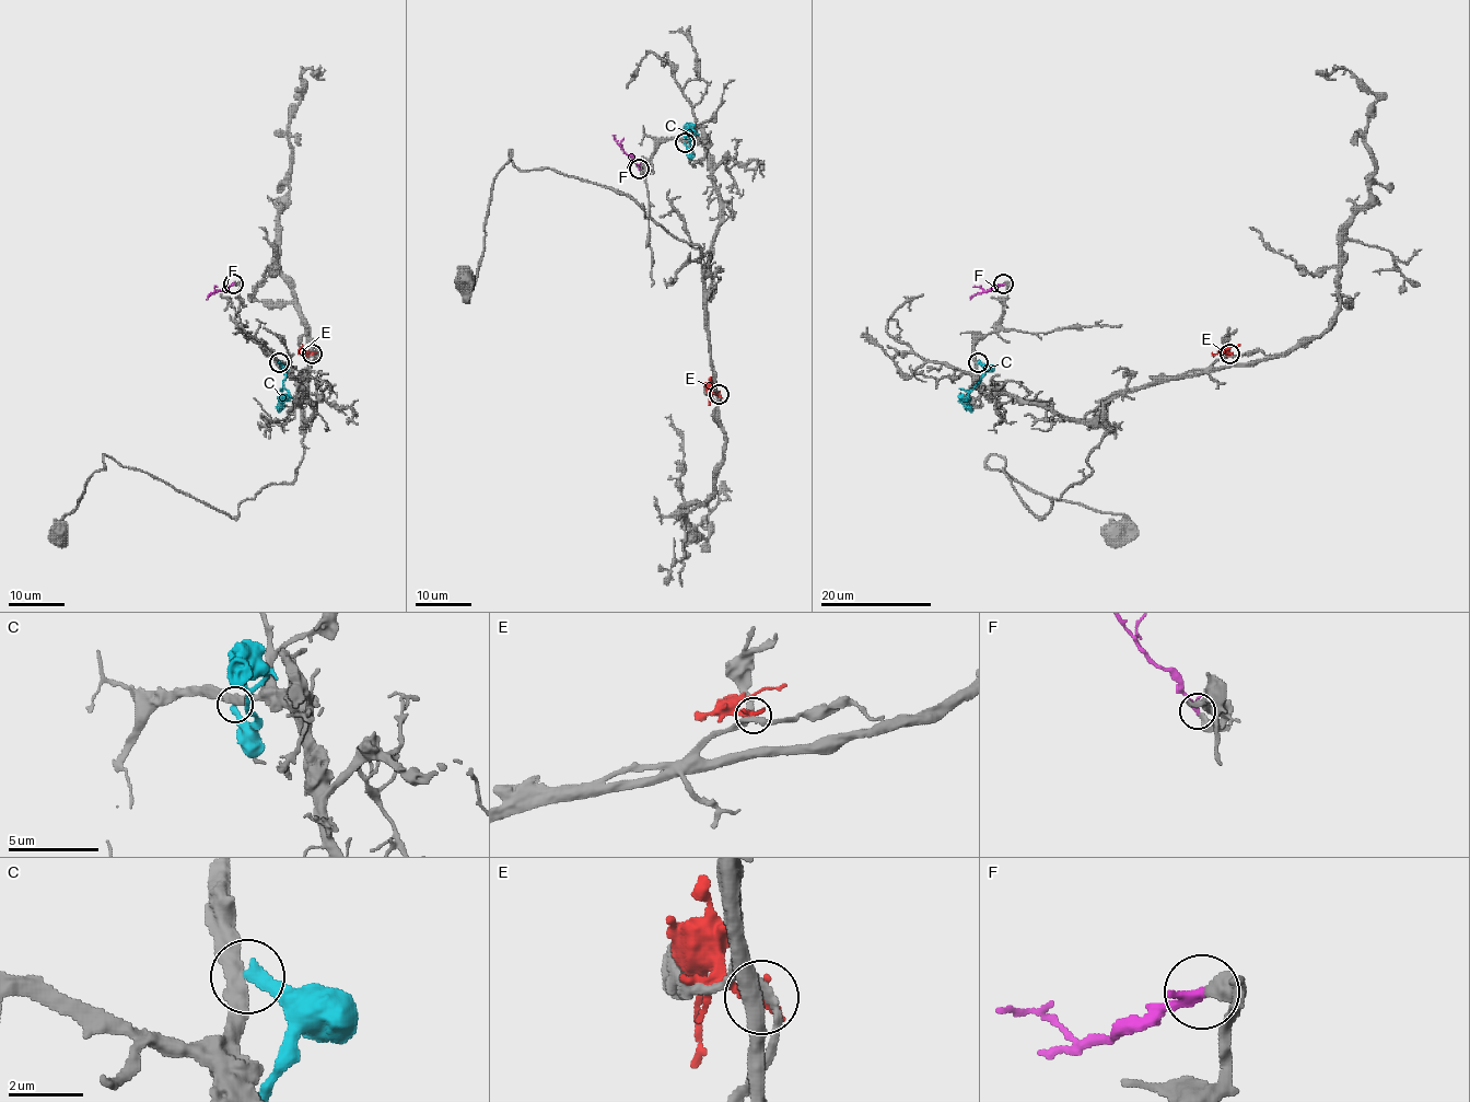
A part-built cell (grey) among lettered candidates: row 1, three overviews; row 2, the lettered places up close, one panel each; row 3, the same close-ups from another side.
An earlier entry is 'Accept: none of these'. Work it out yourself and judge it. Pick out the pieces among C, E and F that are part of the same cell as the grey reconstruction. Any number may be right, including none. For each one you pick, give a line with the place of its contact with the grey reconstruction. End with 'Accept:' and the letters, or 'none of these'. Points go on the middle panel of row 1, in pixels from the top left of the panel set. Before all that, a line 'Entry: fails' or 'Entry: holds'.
Entry: fails
F: (639, 169)
Accept: F

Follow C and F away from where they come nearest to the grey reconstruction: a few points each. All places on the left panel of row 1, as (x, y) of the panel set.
C: (278, 362), (283, 374), (282, 386), (288, 394), (278, 412)
F: (232, 285), (211, 292), (206, 299)

